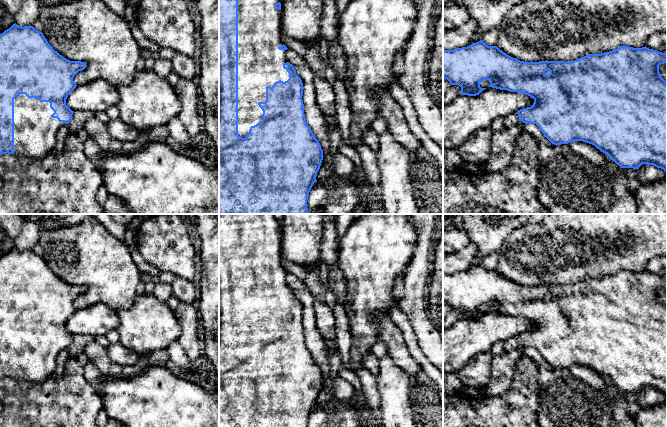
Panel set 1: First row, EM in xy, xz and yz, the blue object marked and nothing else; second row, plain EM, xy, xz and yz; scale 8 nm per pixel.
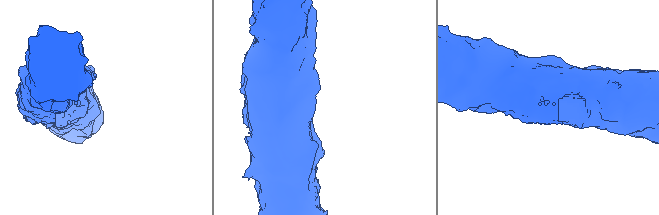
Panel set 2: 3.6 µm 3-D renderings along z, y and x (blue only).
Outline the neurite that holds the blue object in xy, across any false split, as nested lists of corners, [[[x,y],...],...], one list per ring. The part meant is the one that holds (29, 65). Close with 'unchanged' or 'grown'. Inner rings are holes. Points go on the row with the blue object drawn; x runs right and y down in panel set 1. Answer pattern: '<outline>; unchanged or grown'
[[[15,23],[0,34],[0,155],[8,153],[29,159],[41,159],[51,152],[57,142],[58,130],[72,120],[73,111],[66,105],[66,99],[77,86],[73,81],[74,76],[85,68],[85,62],[70,61],[55,51],[43,33],[33,26],[22,27]]]; grown

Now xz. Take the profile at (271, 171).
[[[219,0],[219,214],[309,214],[307,200],[313,184],[317,182],[316,176],[323,160],[323,150],[306,122],[302,100],[303,83],[294,66],[286,59],[288,48],[282,43],[281,36],[280,0]]]; grown

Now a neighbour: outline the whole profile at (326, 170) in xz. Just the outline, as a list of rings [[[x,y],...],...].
[[[323,155],[323,160],[322,160],[320,169],[317,173],[316,180],[317,181],[324,181],[334,175],[335,175],[335,171],[332,167],[331,163],[326,161],[324,159],[324,155]]]

